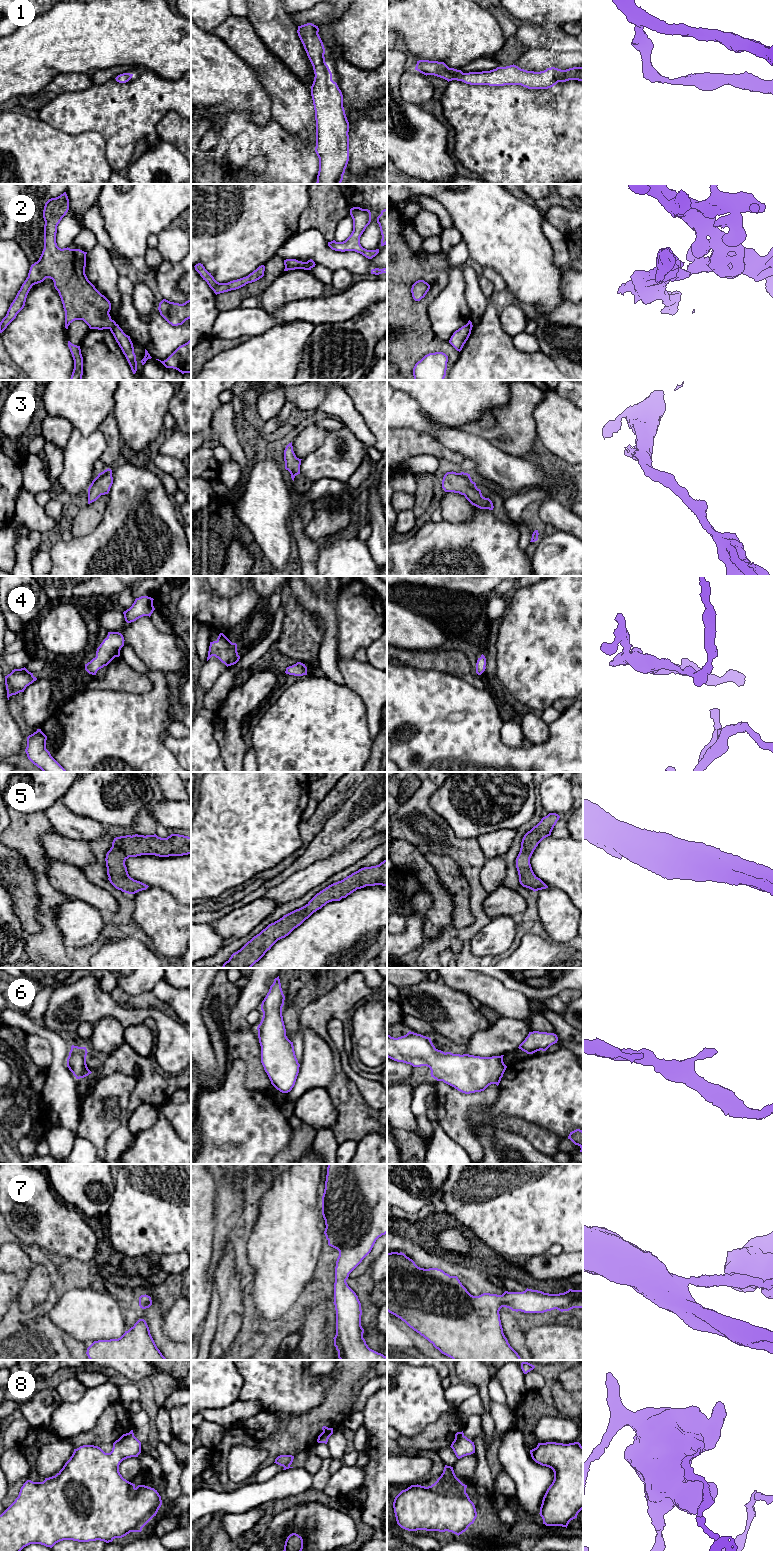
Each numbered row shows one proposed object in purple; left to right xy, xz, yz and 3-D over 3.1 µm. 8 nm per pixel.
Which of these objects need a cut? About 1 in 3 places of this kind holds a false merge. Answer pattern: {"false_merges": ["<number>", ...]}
{"false_merges": ["2", "8"]}

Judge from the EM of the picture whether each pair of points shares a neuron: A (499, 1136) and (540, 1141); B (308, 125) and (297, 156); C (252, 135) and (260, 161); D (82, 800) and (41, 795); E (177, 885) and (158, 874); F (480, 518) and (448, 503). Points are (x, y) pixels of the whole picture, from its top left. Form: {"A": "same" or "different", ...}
{"A": "different", "B": "different", "C": "different", "D": "different", "E": "same", "F": "different"}

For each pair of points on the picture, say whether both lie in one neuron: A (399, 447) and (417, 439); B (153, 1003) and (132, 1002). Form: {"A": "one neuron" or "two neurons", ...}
{"A": "one neuron", "B": "one neuron"}

